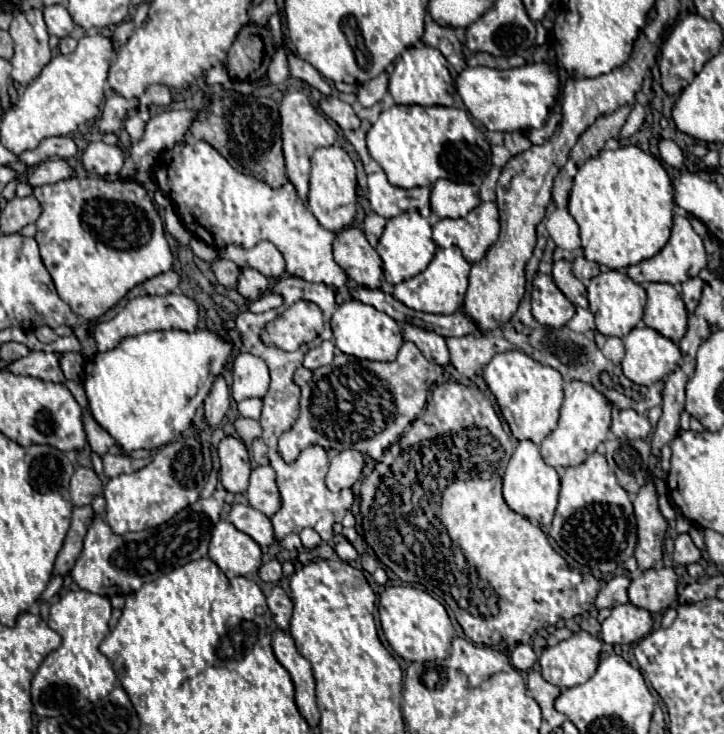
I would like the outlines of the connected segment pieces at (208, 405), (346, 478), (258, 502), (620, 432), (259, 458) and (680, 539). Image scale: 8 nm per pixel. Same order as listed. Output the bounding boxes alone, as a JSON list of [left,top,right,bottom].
[[205,376,229,426],[325,450,363,492],[247,466,279,516],[611,410,651,439],[251,438,269,464],[673,534,701,566]]

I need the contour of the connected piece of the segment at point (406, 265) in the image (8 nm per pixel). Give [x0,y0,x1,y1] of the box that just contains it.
[377,210,437,286]

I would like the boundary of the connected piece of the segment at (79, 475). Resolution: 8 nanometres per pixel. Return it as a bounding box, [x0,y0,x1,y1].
[69,466,103,506]

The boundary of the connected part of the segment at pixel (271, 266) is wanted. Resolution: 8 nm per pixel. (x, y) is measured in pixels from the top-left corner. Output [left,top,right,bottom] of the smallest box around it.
[219,242,285,278]

